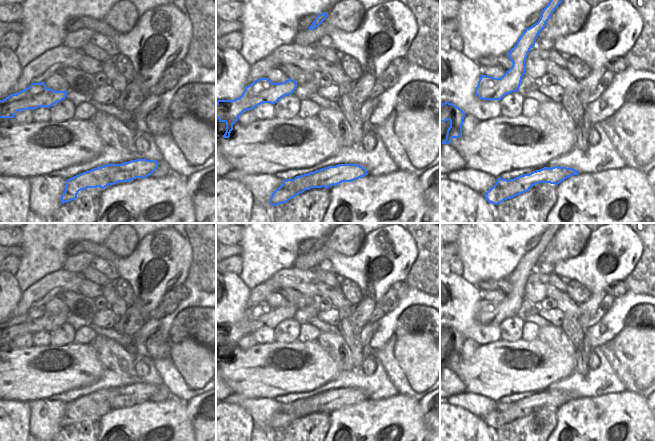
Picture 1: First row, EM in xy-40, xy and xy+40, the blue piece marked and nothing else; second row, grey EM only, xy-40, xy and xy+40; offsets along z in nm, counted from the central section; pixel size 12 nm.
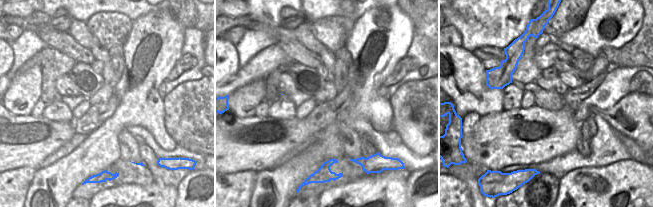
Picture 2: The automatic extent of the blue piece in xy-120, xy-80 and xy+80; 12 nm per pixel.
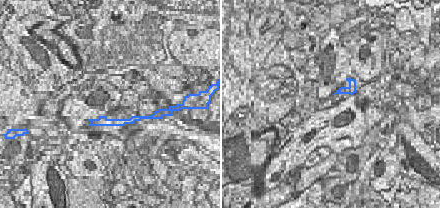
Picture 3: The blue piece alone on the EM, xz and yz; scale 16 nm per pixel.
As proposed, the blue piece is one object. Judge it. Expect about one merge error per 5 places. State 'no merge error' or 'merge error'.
merge error

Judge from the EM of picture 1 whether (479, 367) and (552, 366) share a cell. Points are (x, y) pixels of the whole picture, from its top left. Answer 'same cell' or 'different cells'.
same cell

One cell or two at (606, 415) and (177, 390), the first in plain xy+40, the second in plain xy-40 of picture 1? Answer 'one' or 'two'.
two

